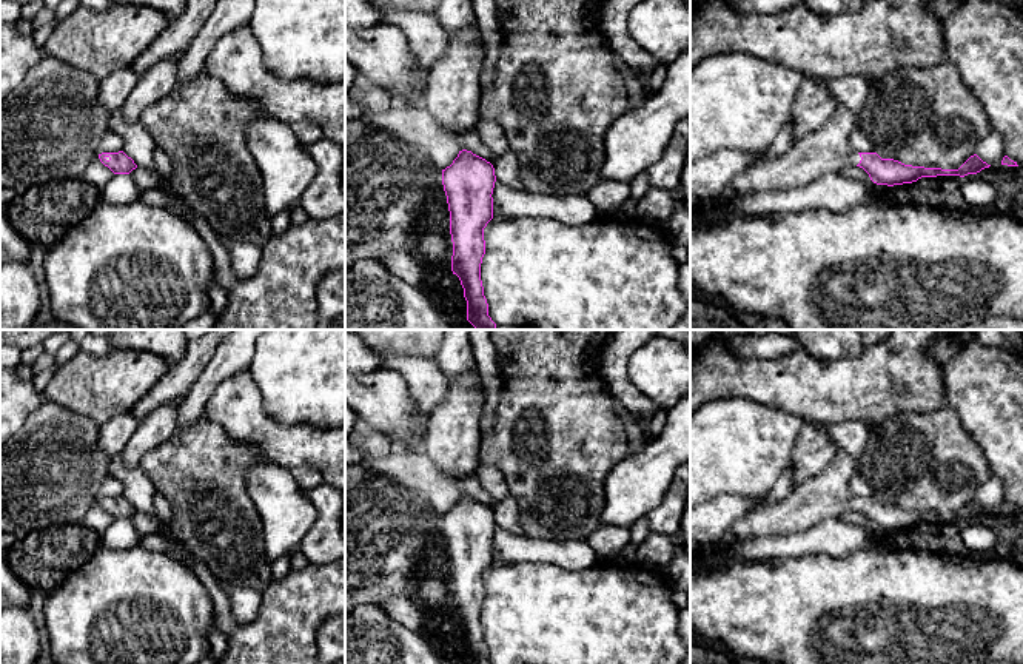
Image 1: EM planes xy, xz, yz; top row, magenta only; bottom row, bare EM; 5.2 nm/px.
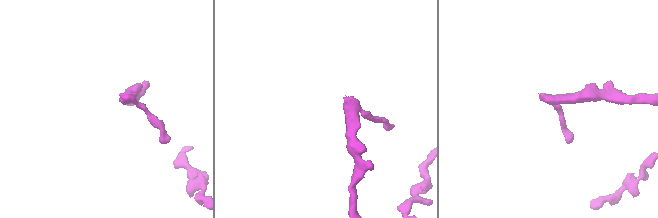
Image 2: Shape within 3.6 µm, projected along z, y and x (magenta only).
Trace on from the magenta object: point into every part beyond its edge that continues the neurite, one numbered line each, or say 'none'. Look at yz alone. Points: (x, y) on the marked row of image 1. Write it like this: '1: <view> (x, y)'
1: yz (828, 150)

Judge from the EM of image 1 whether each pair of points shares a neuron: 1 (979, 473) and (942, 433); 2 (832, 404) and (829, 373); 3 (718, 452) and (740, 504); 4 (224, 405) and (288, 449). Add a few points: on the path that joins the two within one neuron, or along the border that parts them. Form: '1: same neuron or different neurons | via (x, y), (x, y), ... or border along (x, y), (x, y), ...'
1: same neuron | via (969, 464), (948, 442)
2: same neuron | via (832, 396), (829, 381)
3: different neurons | border along (761, 496), (718, 495), (706, 503)
4: same neuron | via (239, 412), (273, 439)

